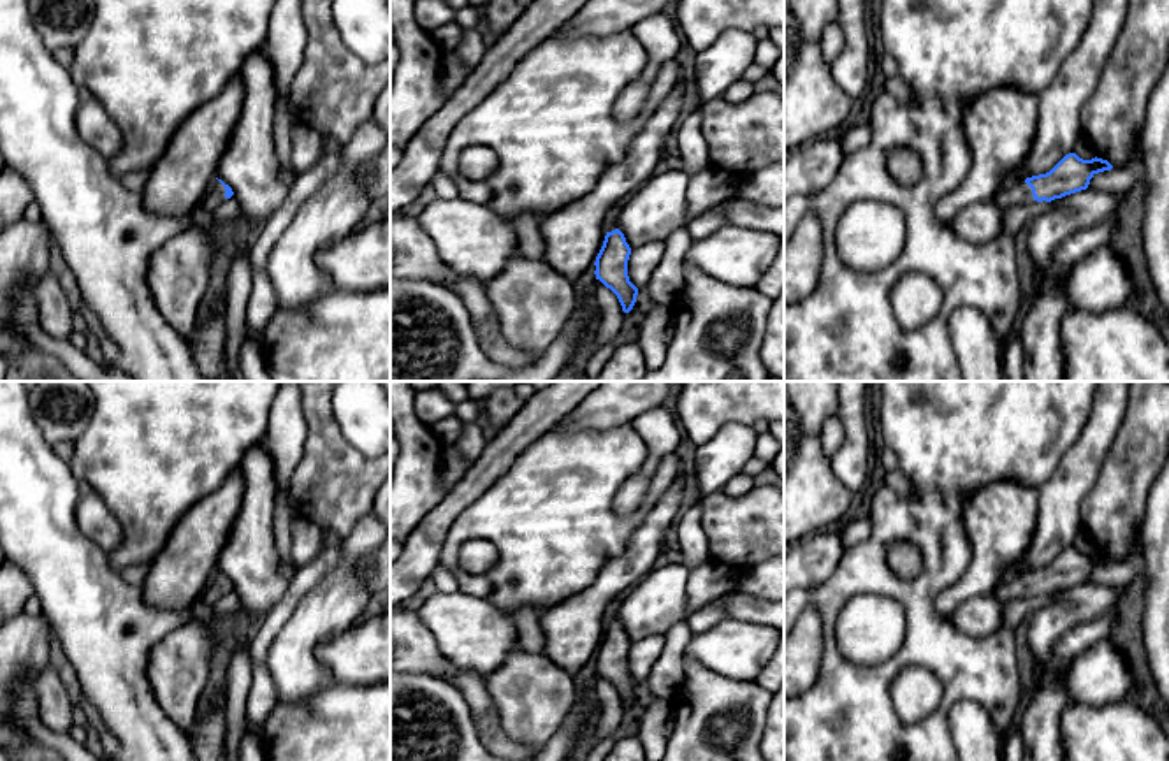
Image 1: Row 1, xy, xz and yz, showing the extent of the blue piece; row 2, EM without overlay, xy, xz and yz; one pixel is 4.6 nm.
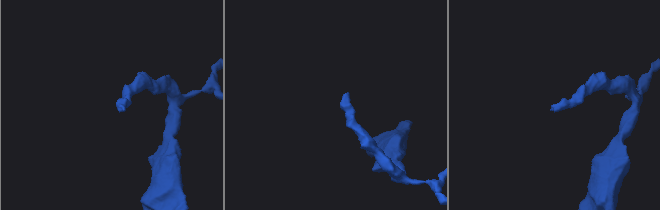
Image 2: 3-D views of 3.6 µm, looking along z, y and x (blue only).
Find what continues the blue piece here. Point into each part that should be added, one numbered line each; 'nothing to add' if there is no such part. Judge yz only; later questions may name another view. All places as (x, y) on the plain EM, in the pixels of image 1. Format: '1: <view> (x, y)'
1: yz (1011, 587)

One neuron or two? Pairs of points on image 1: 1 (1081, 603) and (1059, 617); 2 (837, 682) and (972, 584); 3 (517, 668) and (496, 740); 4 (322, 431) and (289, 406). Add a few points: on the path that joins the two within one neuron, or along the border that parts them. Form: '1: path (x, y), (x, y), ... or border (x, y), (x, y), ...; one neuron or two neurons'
1: path (1076, 605), (1064, 614); one neuron
2: border (960, 575), (936, 600), (936, 608), (944, 617); two neurons
3: border (493, 702), (503, 732), (519, 742); two neurons
4: border (301, 399), (306, 426), (303, 457); two neurons

